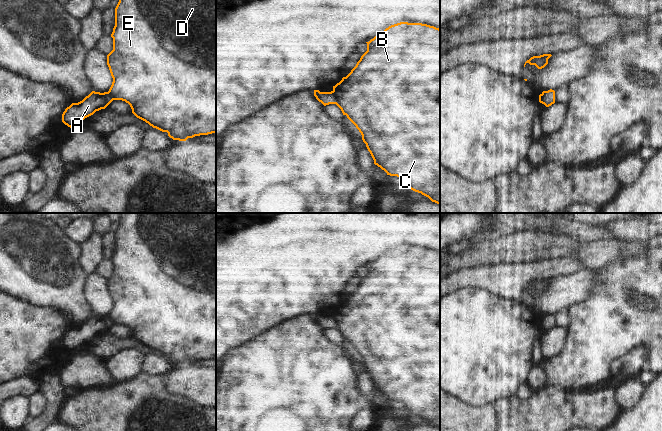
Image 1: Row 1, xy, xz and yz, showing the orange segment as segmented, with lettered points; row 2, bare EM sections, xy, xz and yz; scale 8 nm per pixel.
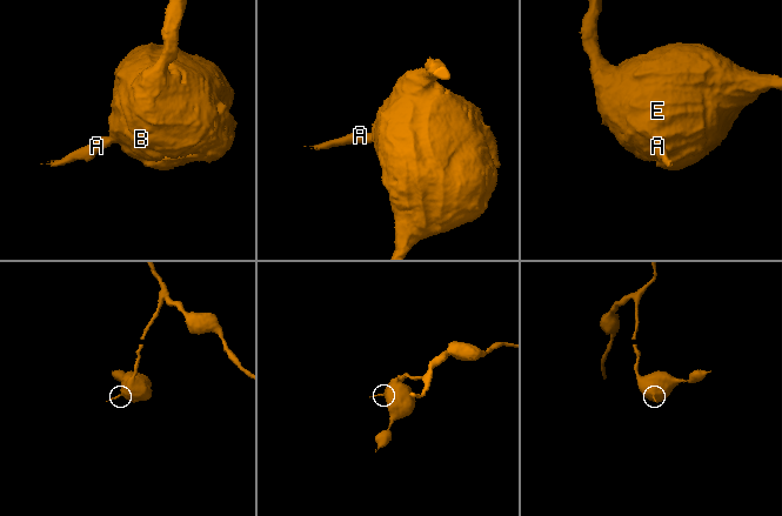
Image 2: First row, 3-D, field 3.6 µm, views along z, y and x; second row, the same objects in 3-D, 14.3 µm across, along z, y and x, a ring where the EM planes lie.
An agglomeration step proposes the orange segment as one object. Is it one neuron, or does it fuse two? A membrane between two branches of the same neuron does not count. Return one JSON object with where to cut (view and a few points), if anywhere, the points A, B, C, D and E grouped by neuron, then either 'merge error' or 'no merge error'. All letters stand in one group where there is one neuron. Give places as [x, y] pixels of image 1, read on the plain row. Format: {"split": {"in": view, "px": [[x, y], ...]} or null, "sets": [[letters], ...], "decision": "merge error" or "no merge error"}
{"split": {"in": "xz", "px": [[332, 315], [336, 327]]}, "sets": [["A"], ["B", "C", "D", "E"]], "decision": "merge error"}

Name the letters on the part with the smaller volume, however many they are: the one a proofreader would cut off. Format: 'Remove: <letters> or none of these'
Remove: A.

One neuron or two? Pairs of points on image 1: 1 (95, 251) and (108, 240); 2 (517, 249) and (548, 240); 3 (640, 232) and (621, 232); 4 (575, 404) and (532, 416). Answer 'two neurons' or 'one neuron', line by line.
1: two neurons
2: one neuron
3: one neuron
4: one neuron

